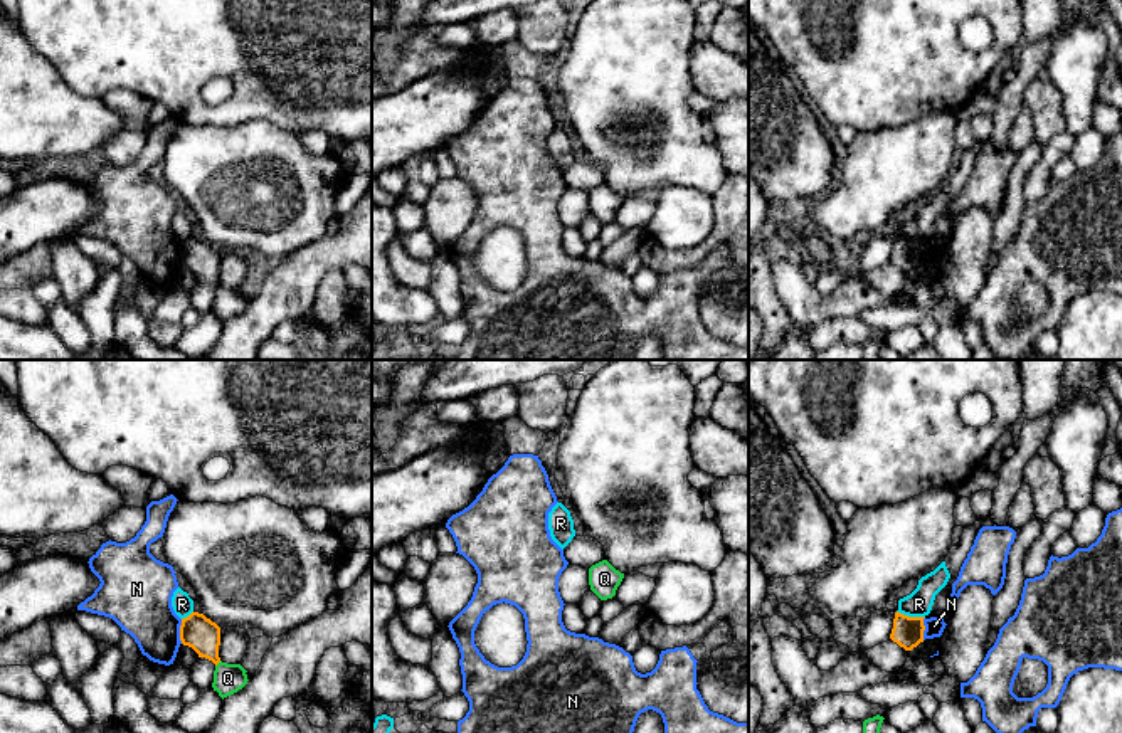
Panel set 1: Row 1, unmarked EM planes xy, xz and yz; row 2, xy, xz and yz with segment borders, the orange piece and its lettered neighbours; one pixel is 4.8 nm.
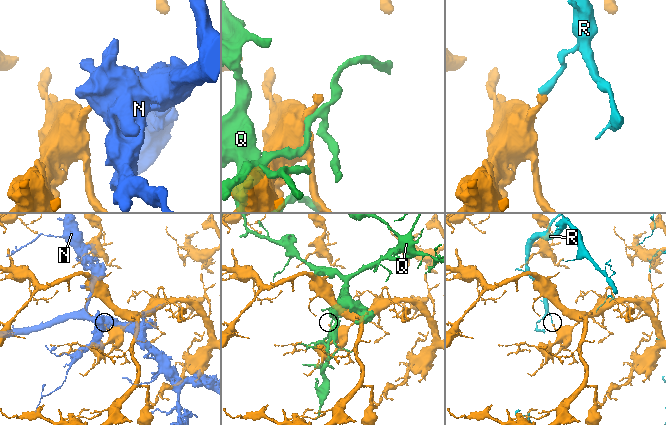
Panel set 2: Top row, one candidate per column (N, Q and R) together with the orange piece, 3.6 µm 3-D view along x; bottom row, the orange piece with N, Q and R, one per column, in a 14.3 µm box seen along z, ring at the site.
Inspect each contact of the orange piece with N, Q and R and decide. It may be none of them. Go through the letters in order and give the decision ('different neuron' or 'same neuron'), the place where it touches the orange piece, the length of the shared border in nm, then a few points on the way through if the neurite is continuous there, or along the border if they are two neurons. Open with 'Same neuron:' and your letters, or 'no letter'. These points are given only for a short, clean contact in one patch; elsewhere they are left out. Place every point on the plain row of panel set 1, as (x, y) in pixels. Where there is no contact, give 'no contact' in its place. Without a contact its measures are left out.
Same neuron: no letter
N: different neuron; contact xy (180, 254); length 120 nm
Q: different neuron; contact xy (217, 286); length 40 nm
R: different neuron; contact yz (910, 241); length 140 nm; border yz (897, 234), (924, 241)

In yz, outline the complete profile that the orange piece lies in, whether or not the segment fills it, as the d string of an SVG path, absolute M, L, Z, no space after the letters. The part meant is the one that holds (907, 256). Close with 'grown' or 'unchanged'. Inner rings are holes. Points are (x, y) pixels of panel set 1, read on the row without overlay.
M895 235L890 262L905 274L912 274L920 266L924 266L924 242L925 240L908 240L900 235Z; unchanged

